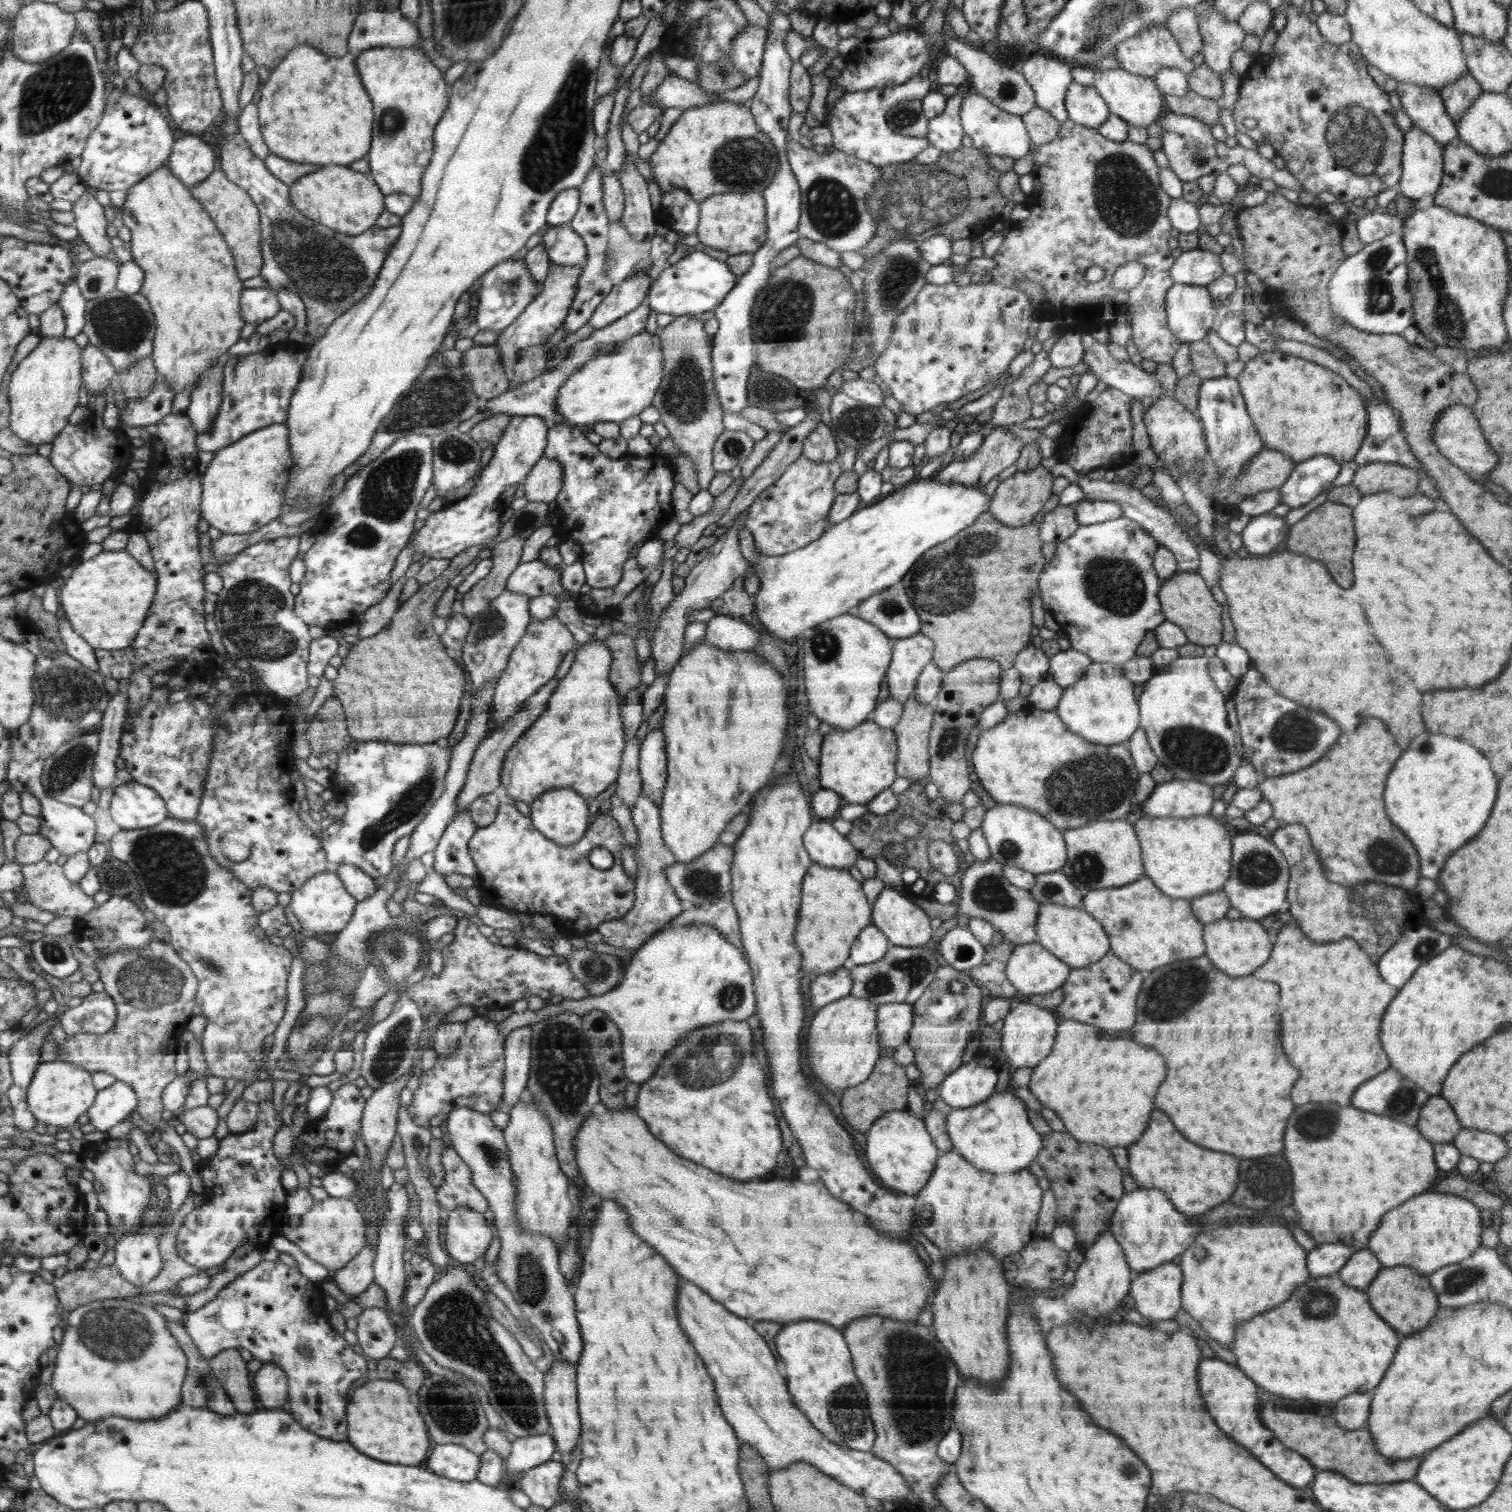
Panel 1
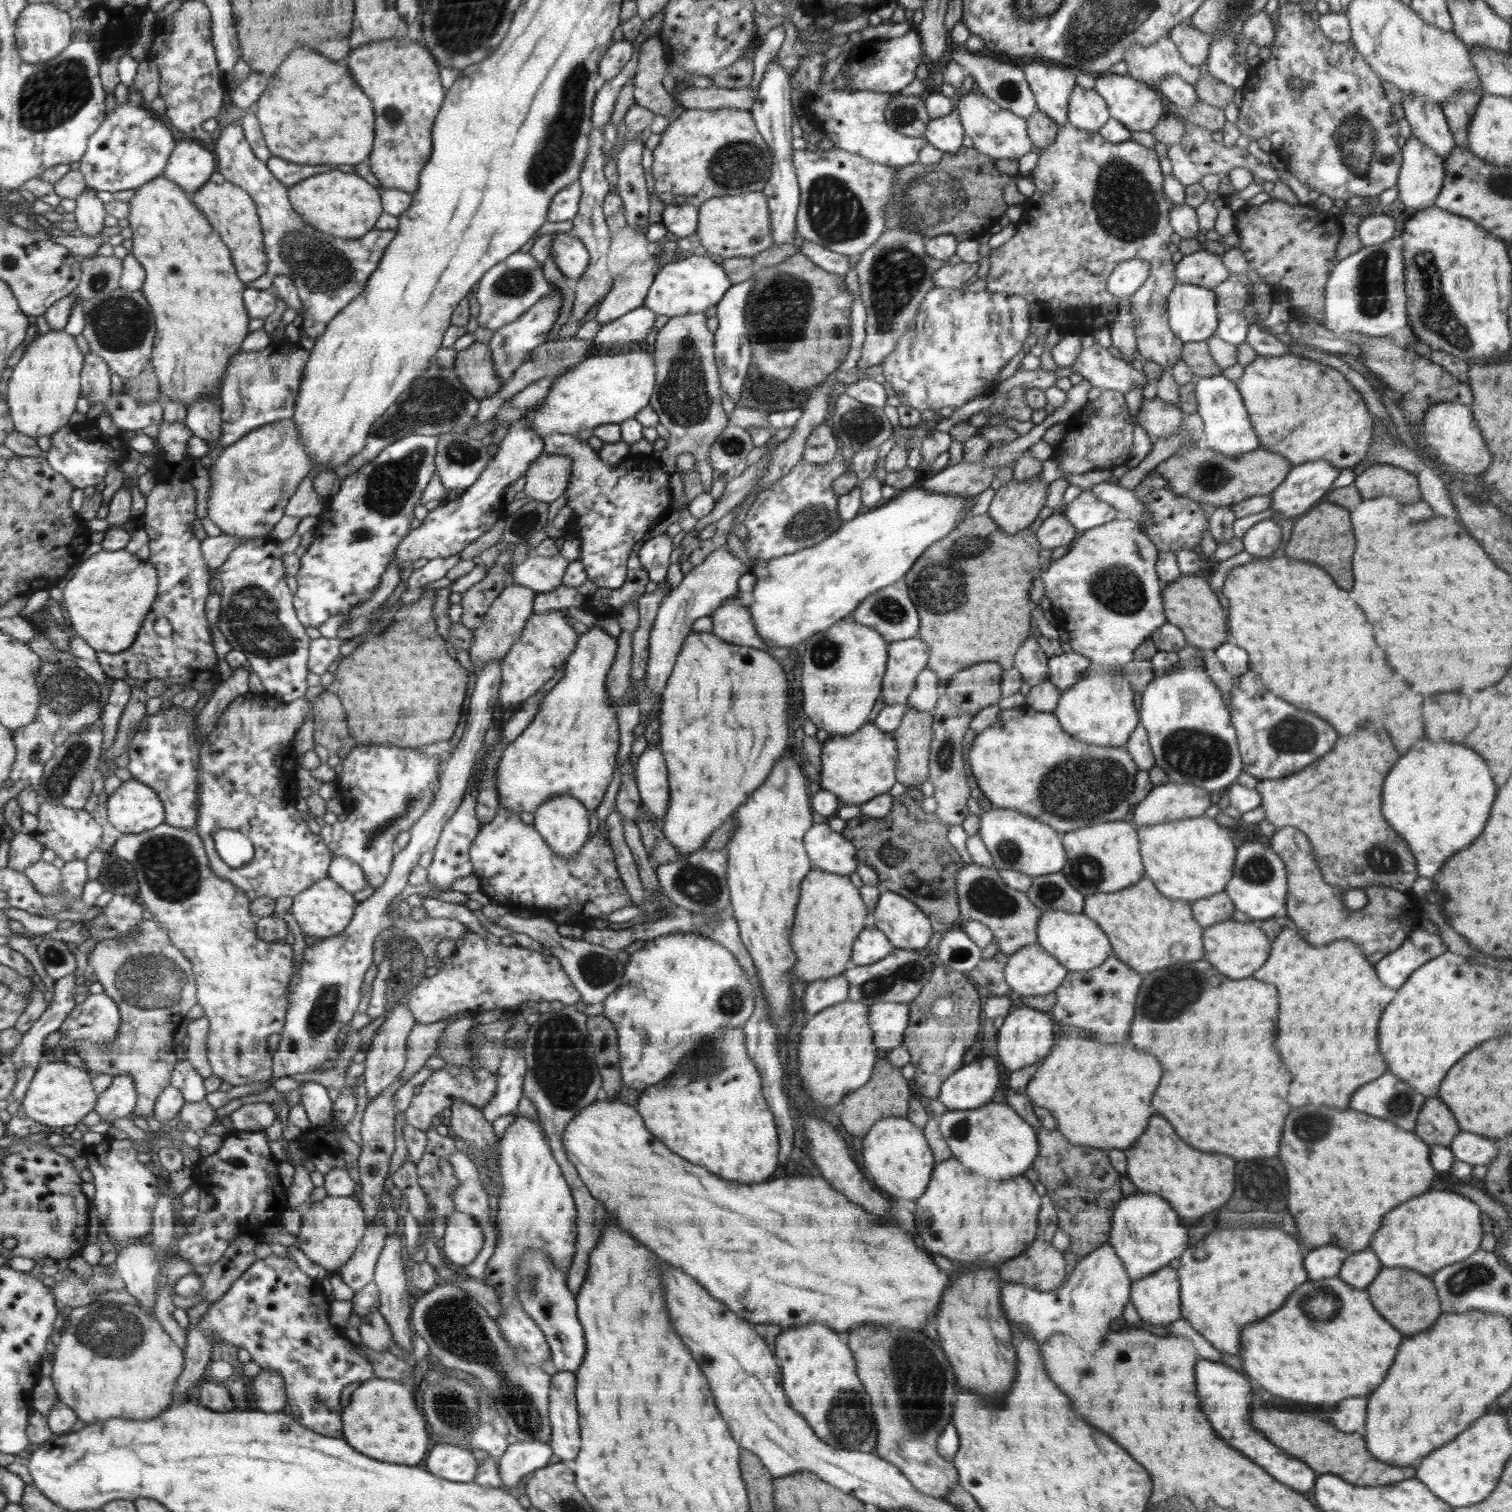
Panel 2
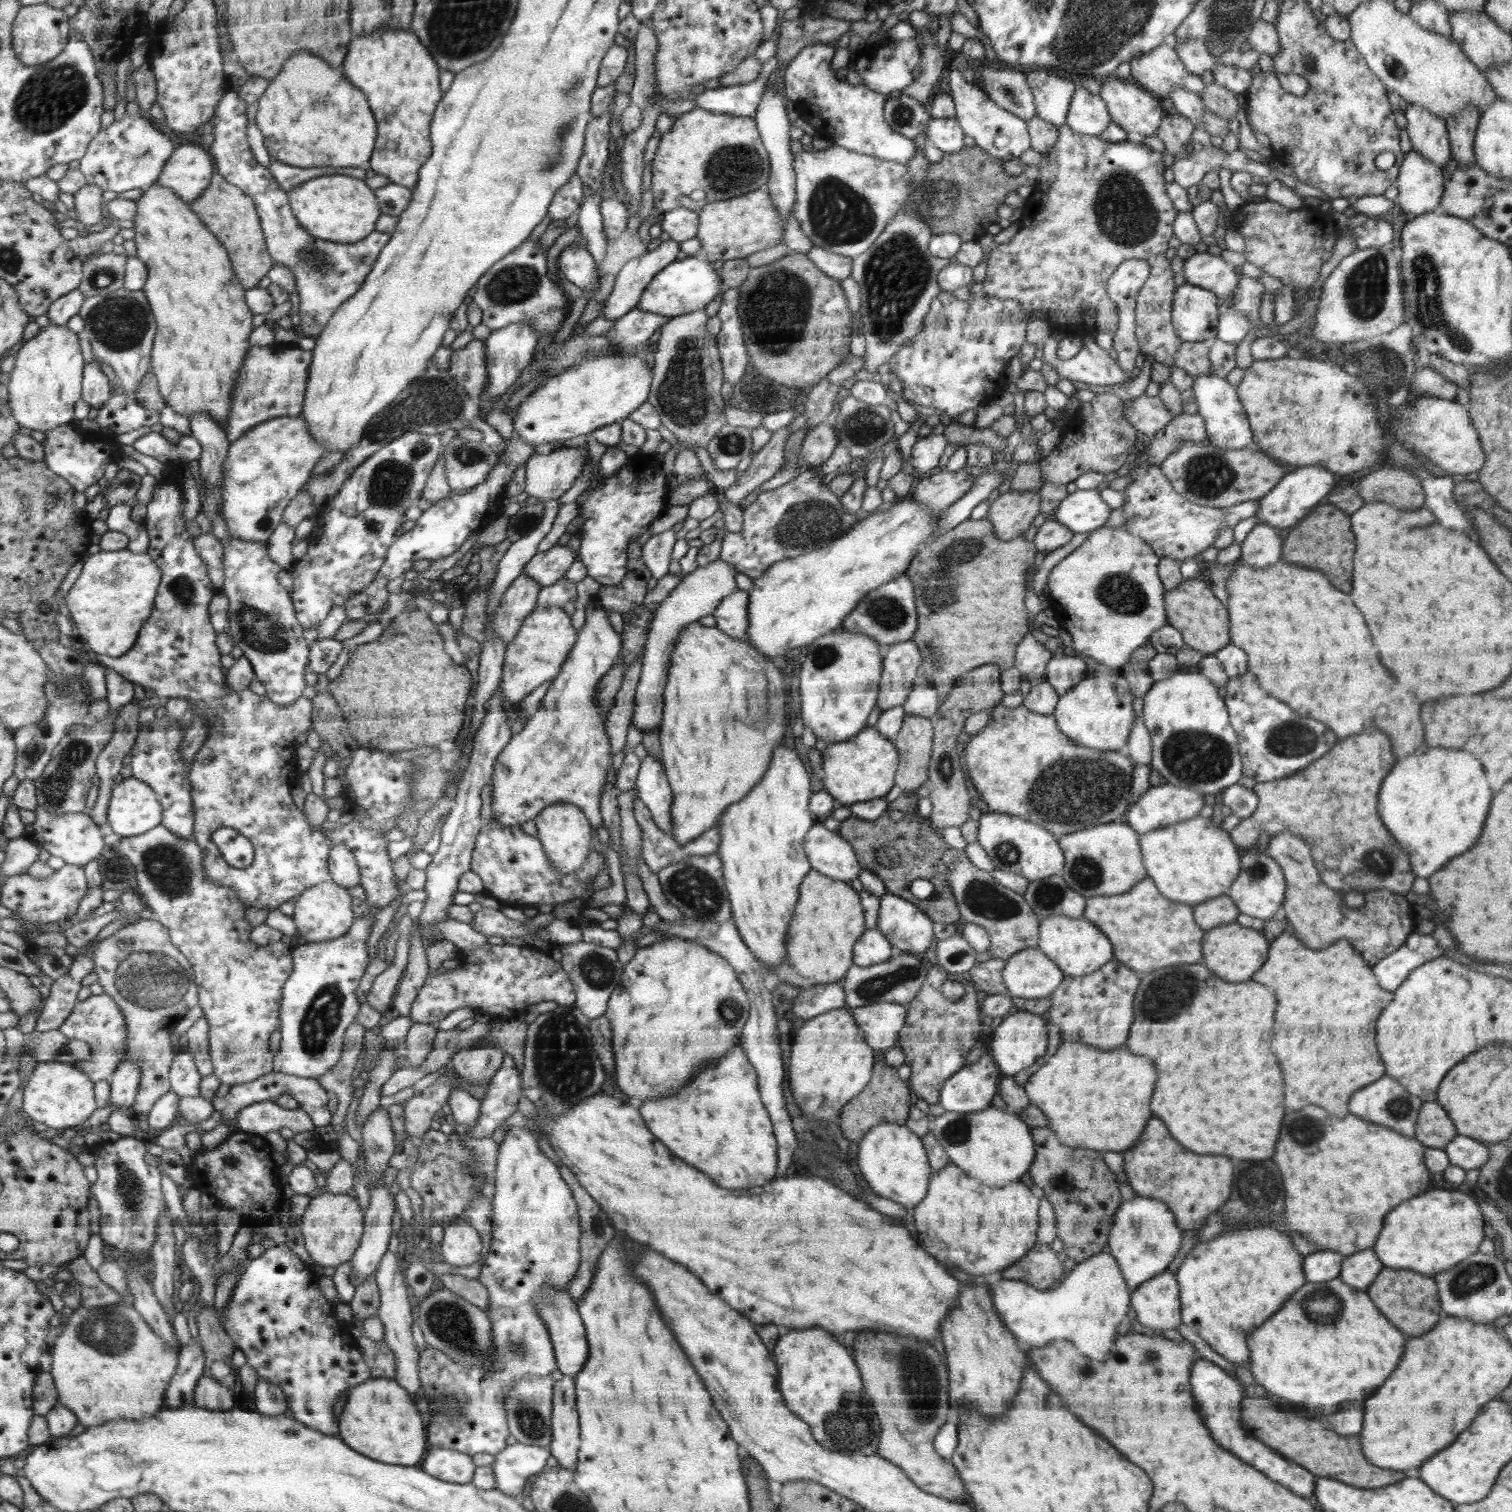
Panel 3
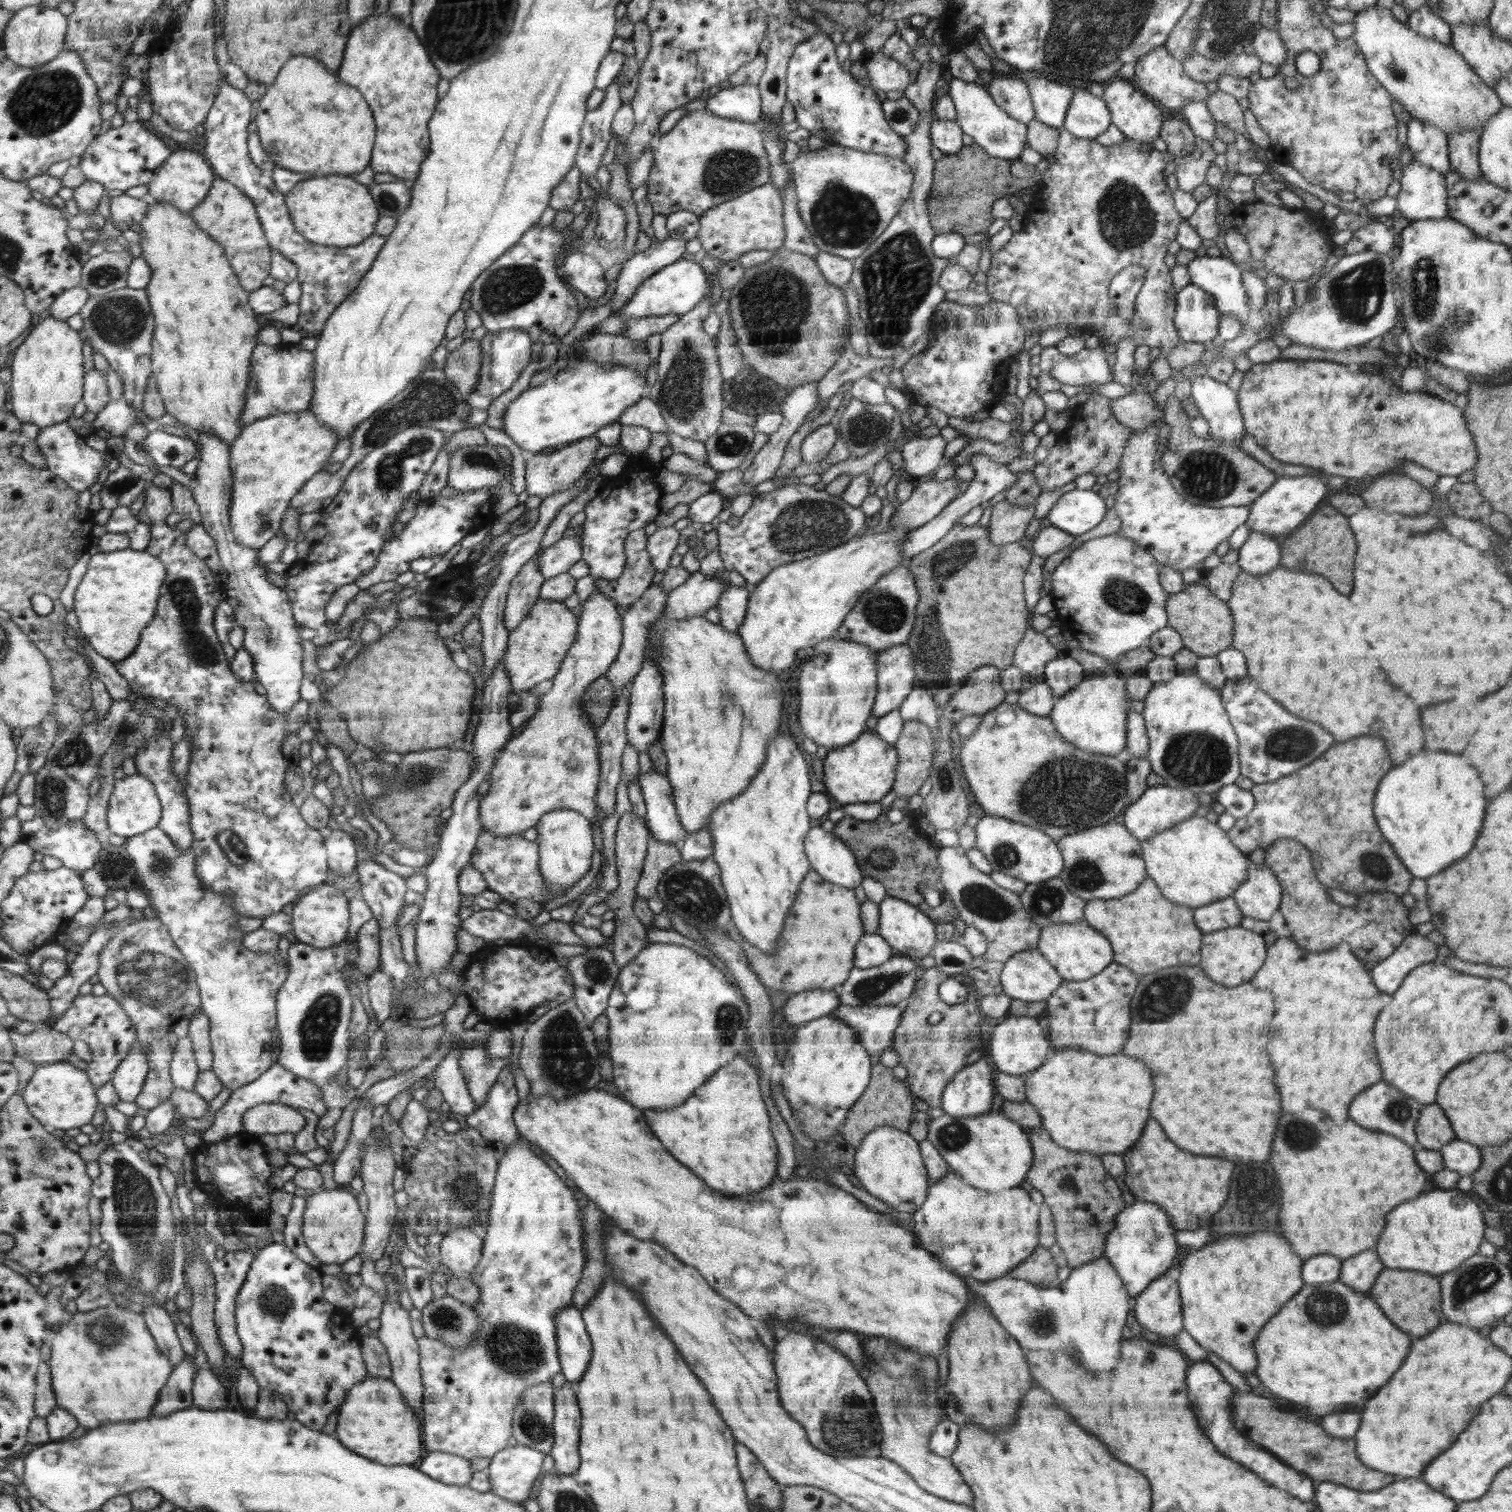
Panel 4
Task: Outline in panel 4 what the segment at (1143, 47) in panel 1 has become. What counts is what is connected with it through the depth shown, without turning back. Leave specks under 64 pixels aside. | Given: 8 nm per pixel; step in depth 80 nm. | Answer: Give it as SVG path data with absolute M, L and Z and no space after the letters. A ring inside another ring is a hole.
M1165 45L1157 46L1156 49L1136 61L1132 81L1136 88L1144 92L1154 102L1164 106L1166 110L1174 110L1177 113L1180 113L1181 108L1191 100L1194 102L1206 101L1210 95L1204 83L1194 80L1183 71L1182 62L1171 56Z

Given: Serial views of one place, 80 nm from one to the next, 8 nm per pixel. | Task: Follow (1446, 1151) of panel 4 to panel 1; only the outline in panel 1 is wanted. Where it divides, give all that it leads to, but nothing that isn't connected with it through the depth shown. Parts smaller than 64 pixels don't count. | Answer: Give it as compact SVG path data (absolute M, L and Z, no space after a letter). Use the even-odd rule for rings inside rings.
M1463 1128L1454 1138L1453 1145L1464 1156L1481 1162L1495 1163L1506 1156L1508 1147L1503 1136L1490 1131Z

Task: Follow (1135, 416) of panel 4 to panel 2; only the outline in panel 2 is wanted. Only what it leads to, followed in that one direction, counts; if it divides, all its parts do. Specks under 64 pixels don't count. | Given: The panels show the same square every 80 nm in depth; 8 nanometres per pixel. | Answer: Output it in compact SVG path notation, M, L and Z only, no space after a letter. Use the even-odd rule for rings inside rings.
M1155 397L1143 400L1135 422L1146 430L1150 440L1155 443L1170 435L1177 435L1181 431L1183 414L1184 412L1179 406L1166 403L1166 401Z

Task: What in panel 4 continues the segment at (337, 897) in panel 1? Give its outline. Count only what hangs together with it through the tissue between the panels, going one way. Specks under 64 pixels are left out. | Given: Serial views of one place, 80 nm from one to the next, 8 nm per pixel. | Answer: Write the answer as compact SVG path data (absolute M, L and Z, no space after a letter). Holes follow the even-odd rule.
M322 883L316 886L310 894L306 894L300 902L295 903L292 912L293 941L308 944L316 948L329 948L342 942L348 934L348 900L344 898L344 890Z

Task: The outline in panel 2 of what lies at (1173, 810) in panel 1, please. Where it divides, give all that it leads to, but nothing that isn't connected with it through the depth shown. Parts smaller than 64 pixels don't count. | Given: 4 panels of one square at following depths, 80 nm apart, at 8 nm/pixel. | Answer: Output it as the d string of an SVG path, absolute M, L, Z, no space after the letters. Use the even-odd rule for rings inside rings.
M1190 783L1158 785L1132 808L1127 819L1138 828L1199 817L1212 804L1210 795L1207 790Z

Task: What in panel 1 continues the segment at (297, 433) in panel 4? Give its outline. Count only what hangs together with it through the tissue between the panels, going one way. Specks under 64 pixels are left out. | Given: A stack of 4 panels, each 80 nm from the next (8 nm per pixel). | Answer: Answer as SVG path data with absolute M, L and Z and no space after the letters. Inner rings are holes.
M274 423L246 434L240 440L217 450L208 464L201 494L201 516L223 534L256 532L281 516L293 470L289 427Z

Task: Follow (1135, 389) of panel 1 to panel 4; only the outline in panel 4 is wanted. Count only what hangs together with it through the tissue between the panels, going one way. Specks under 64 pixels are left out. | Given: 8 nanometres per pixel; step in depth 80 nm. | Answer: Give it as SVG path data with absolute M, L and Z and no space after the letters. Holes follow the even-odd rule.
M1056 345L1044 347L1041 351L1040 372L1050 374L1062 384L1082 386L1092 383L1106 384L1113 380L1103 347L1084 348L1073 355L1062 354Z

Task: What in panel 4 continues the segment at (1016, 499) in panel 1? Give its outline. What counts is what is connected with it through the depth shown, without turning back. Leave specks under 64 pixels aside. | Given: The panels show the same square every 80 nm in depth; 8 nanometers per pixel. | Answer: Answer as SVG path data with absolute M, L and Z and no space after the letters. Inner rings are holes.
M1007 500L998 502L993 506L988 525L989 541L994 546L1006 546L1011 542L1019 542L1034 515L1034 504L1018 506L1010 504Z

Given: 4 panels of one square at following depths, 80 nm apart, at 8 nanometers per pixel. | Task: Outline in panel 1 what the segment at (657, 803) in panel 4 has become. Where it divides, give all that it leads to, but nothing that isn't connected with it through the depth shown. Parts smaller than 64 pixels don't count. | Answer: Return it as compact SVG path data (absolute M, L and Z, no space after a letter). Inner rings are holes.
M662 728L651 731L644 738L639 750L639 775L644 796L653 798L660 806L668 780L668 744Z

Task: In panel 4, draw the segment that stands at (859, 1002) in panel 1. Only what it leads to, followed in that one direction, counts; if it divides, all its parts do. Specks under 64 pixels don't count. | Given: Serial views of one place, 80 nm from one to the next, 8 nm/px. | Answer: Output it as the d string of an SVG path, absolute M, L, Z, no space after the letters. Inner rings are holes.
M829 1014L814 1021L798 1026L793 1045L787 1050L787 1056L777 1064L777 1075L784 1098L790 1103L793 1116L800 1123L800 1132L814 1140L830 1140L838 1132L852 1107L861 1098L871 1079L871 1054L862 1046L856 1030Z

